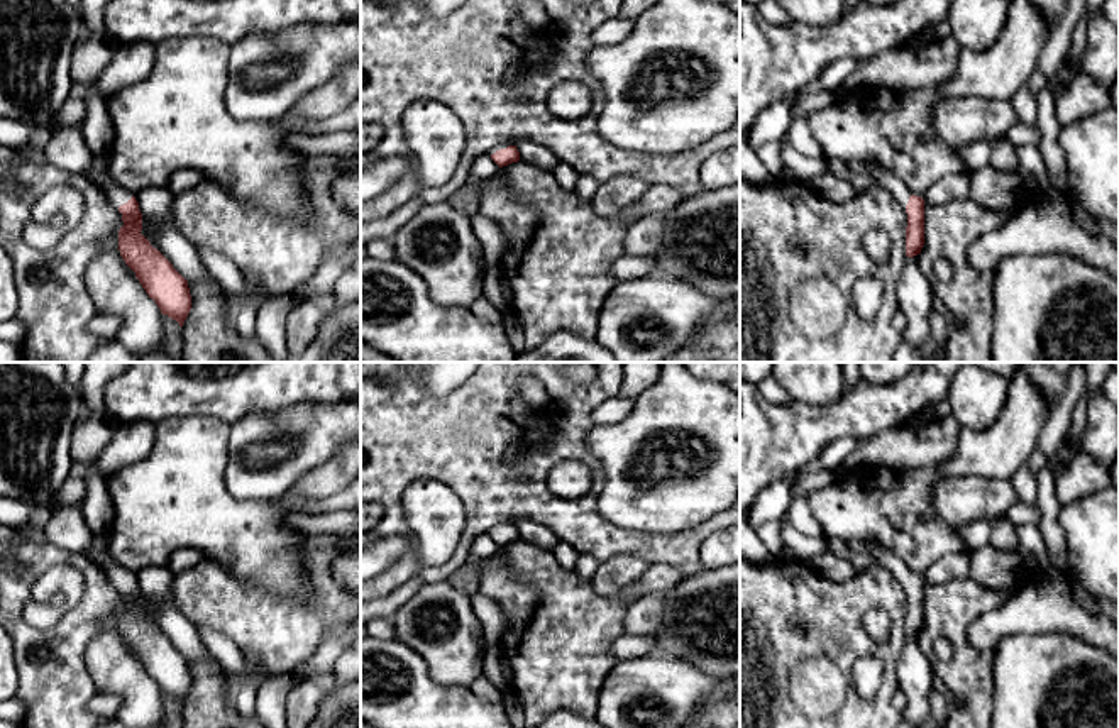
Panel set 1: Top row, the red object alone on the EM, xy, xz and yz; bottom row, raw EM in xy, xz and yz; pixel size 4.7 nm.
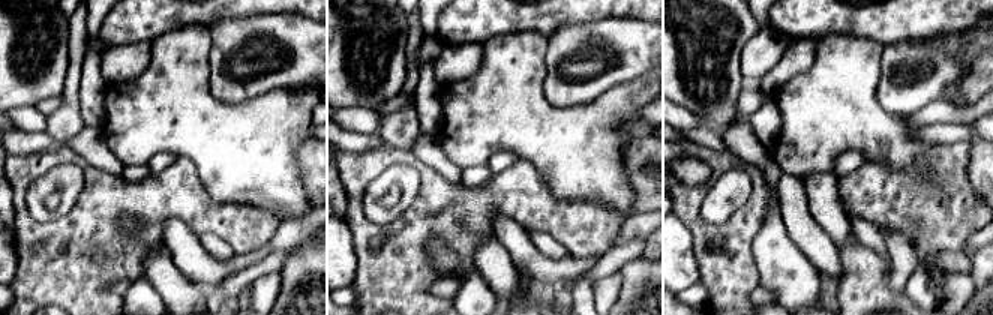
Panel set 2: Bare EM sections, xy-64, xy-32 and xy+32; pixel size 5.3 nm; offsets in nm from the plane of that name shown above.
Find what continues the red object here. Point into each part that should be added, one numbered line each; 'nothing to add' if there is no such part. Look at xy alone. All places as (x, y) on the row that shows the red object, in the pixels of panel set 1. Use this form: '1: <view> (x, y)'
1: xy (99, 173)

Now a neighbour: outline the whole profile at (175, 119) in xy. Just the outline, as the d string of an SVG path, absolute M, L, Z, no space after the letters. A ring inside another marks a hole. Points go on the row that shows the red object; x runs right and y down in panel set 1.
M201 36L169 37L154 46L151 76L107 100L113 122L113 142L105 157L108 174L120 188L137 195L144 188L168 188L173 173L191 168L217 181L252 212L306 223L313 218L313 210L301 183L301 168L310 157L284 144L288 137L303 134L283 129L278 120L240 122L229 113L225 88L229 85L230 49L230 44L217 37Z

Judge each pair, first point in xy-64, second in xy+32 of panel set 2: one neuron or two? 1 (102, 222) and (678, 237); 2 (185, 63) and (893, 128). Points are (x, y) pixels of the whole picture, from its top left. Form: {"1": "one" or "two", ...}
{"1": "two", "2": "one"}

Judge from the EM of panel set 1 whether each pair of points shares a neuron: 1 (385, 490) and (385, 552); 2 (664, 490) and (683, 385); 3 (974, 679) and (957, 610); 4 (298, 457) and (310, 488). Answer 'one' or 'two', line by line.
1: two
2: one
3: one
4: two

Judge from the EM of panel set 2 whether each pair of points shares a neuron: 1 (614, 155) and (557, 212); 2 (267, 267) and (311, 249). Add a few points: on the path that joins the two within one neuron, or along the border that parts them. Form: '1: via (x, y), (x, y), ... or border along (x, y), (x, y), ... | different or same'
1: border along (542, 177), (555, 197), (582, 198), (603, 206) | different
2: border along (296, 248), (278, 272) | different

